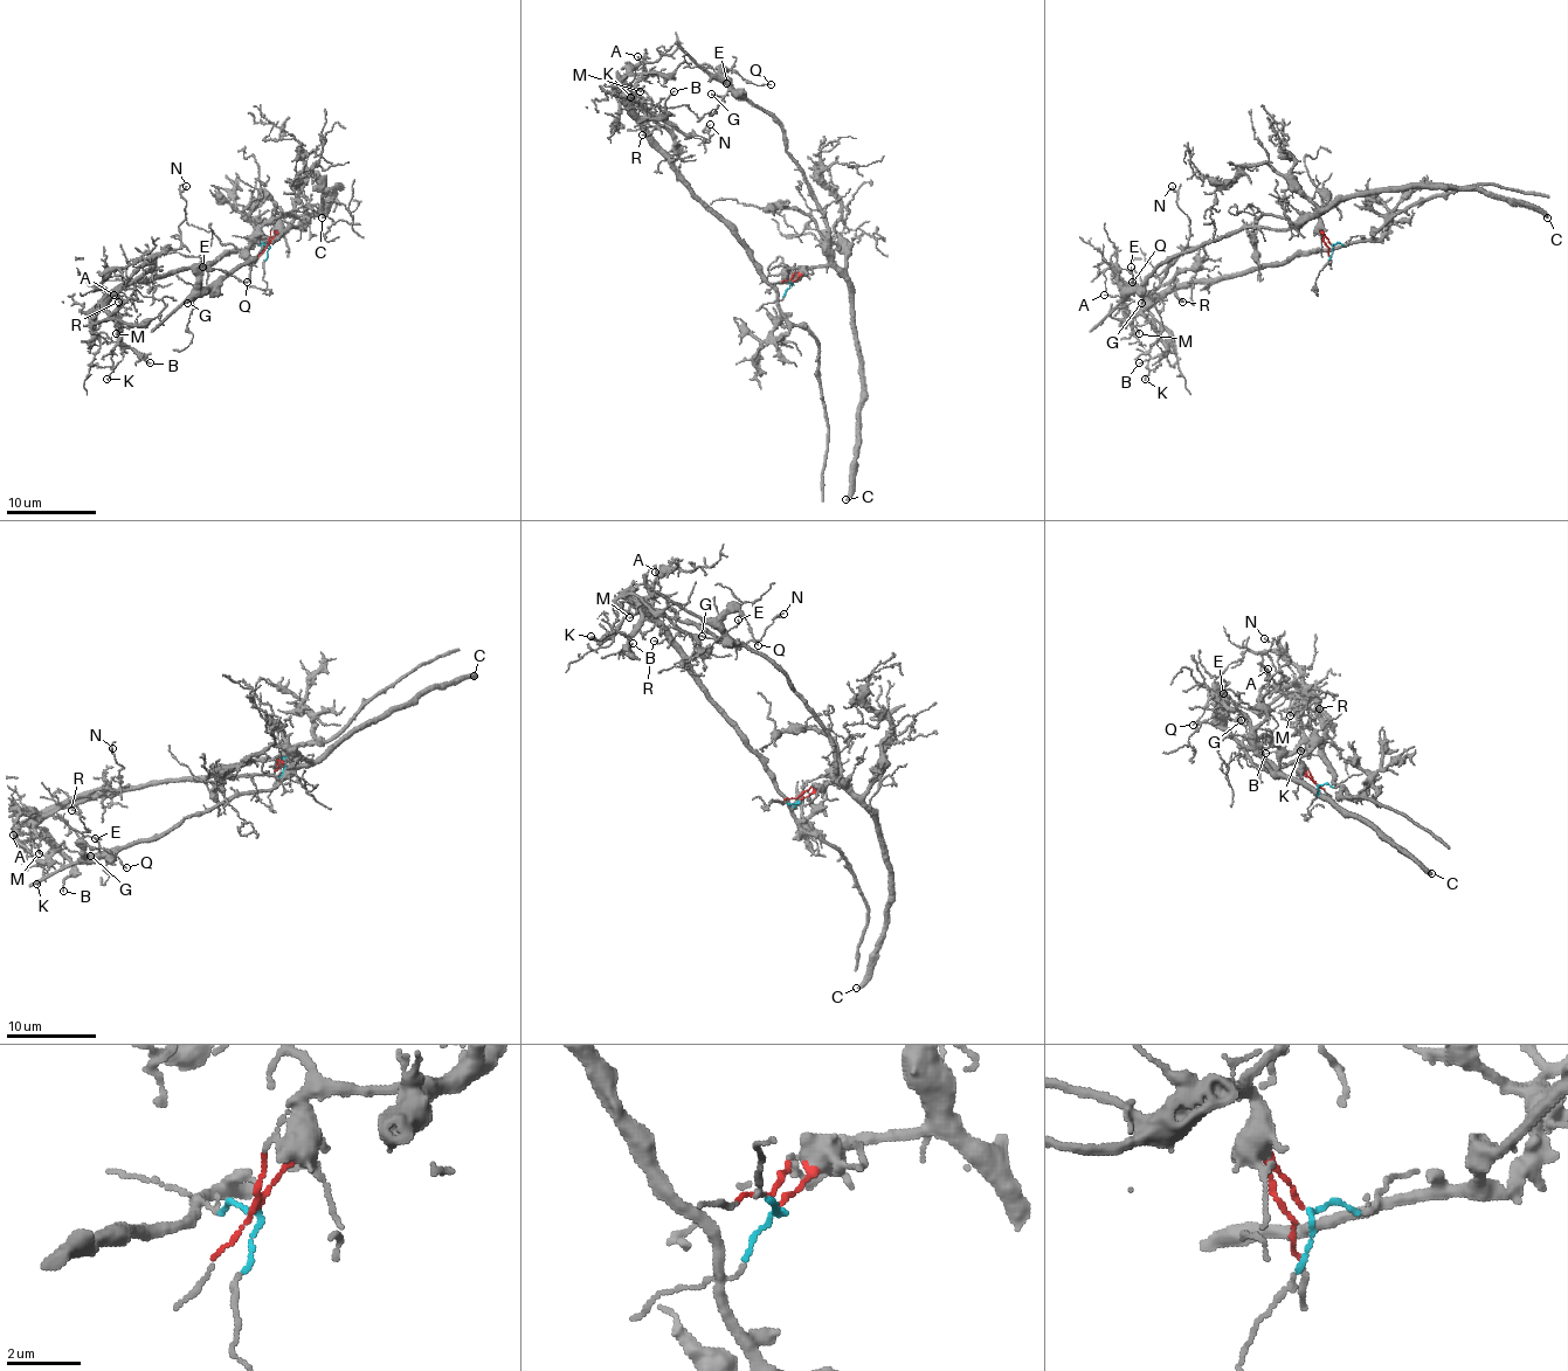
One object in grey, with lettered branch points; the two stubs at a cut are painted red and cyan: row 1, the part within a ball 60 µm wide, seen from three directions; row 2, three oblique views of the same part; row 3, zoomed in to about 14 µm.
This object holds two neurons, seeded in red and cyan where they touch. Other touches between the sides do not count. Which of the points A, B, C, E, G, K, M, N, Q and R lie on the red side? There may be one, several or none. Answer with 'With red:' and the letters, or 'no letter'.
With red: C, E, G, Q

